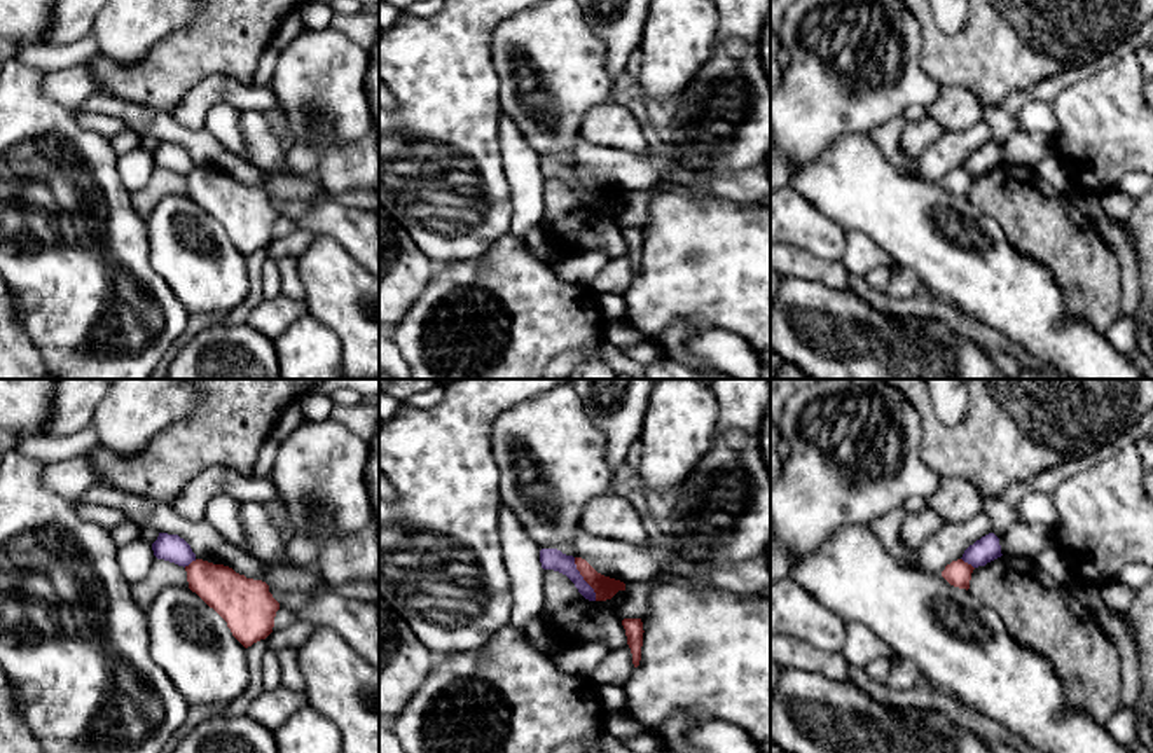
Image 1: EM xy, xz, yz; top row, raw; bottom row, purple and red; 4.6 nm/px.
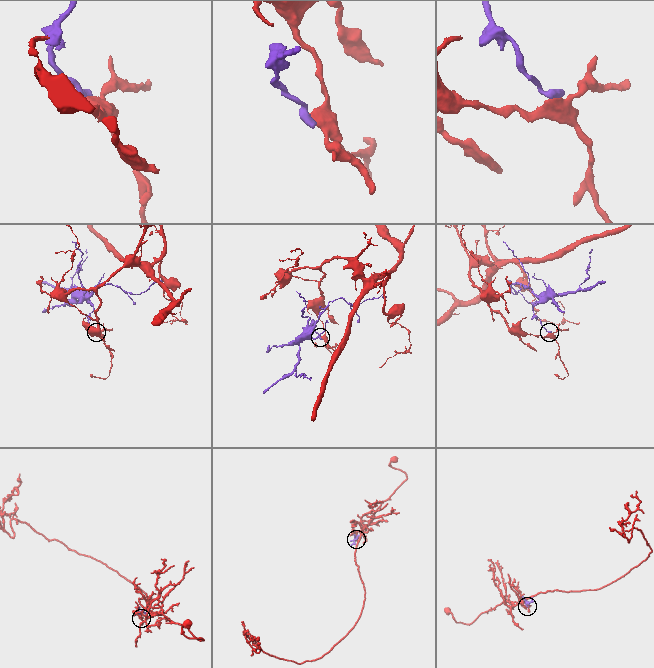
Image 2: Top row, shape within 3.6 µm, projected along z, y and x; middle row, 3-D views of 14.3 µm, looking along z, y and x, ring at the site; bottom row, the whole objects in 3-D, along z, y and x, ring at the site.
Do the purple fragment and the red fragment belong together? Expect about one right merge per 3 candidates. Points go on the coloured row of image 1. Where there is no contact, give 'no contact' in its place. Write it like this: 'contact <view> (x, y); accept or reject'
contact xz (582, 579); reject

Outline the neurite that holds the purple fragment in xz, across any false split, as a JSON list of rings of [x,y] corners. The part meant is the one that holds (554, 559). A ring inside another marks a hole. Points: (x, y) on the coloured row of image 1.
[[[542,549],[540,563],[543,570],[554,570],[566,575],[585,599],[596,601],[596,592],[576,570],[573,556],[566,556],[557,549]]]

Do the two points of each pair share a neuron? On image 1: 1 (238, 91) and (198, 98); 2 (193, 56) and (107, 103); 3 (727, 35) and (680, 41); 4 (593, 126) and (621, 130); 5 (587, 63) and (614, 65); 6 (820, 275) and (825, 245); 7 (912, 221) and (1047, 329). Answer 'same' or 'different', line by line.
1: same
2: different
3: different
4: same
5: different
6: different
7: same

